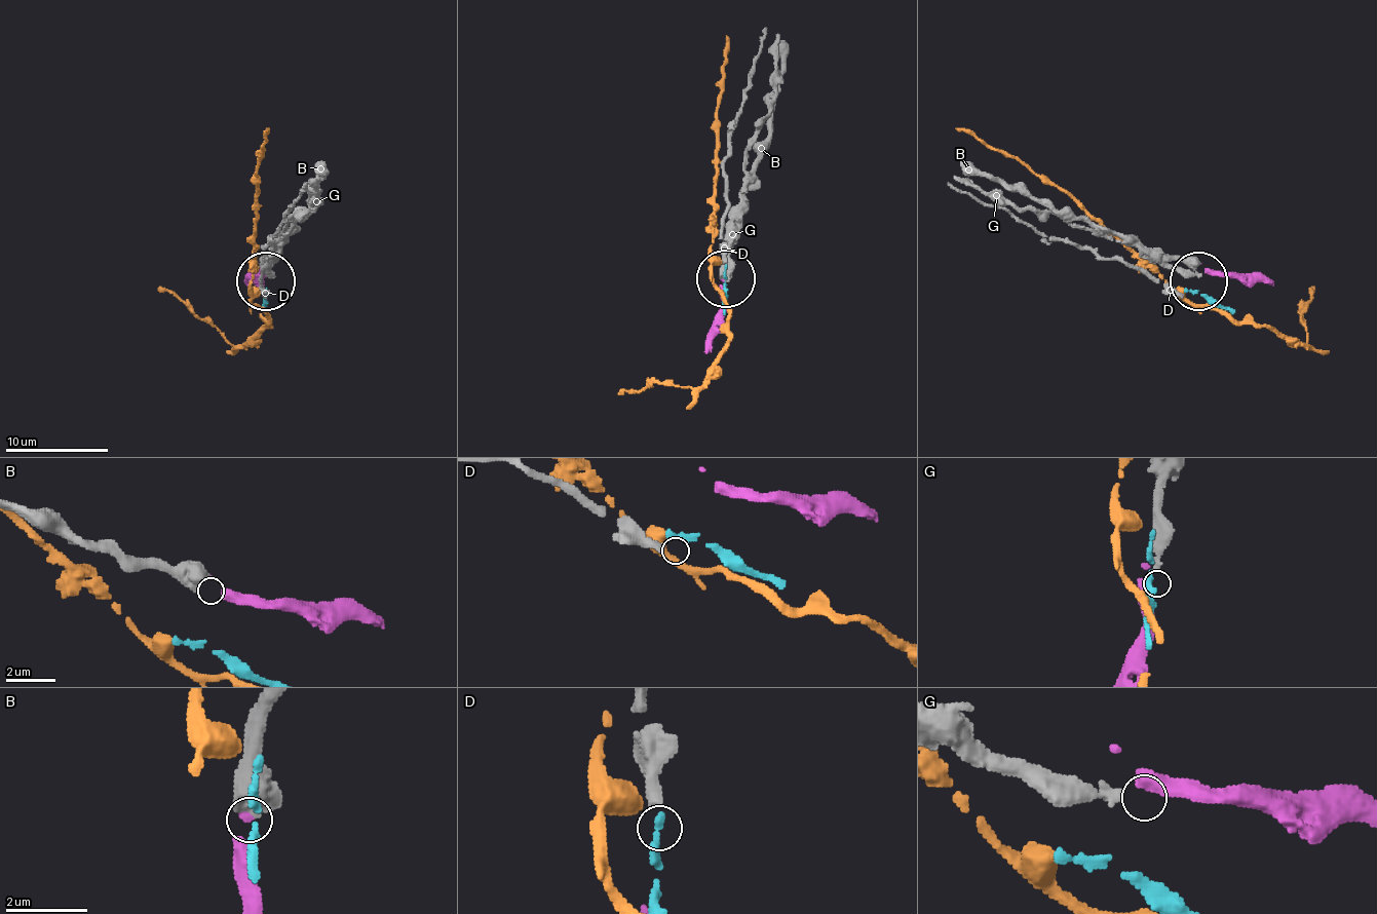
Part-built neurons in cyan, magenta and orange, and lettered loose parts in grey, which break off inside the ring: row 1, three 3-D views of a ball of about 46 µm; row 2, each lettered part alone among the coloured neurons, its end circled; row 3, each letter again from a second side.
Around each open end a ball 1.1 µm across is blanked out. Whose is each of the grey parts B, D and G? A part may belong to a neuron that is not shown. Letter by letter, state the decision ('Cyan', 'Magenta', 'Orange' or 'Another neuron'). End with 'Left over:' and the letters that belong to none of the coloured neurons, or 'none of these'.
B: Magenta
D: Another neuron
G: Another neuron
Left over: D, G

